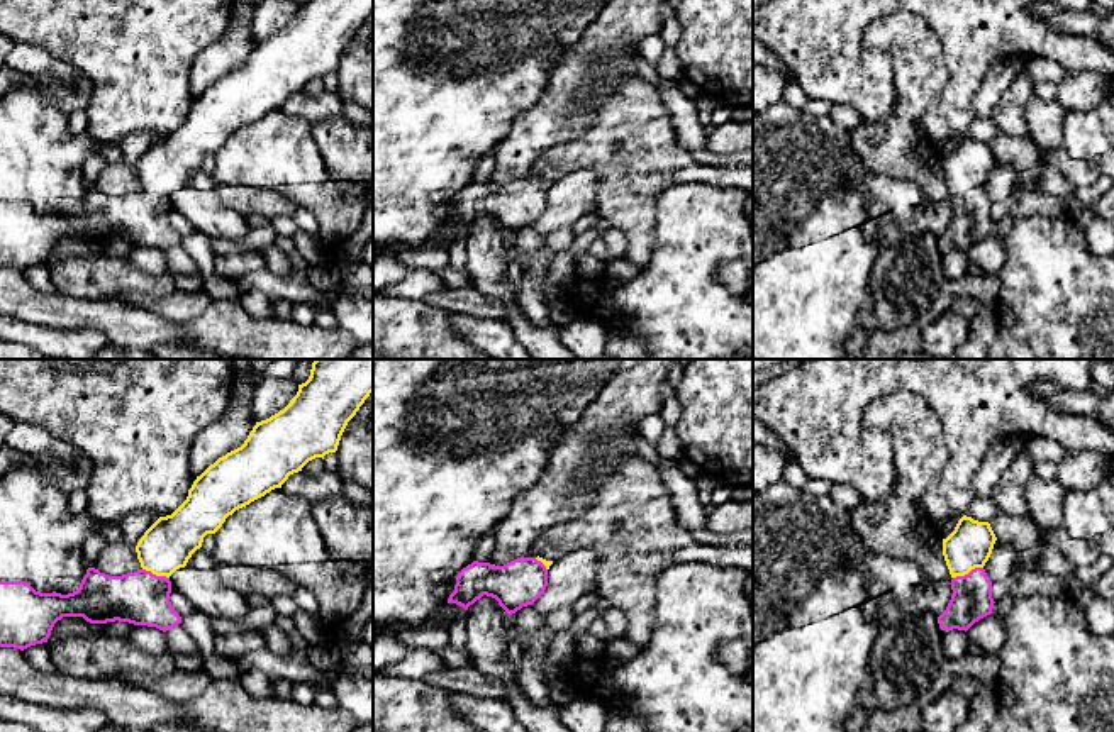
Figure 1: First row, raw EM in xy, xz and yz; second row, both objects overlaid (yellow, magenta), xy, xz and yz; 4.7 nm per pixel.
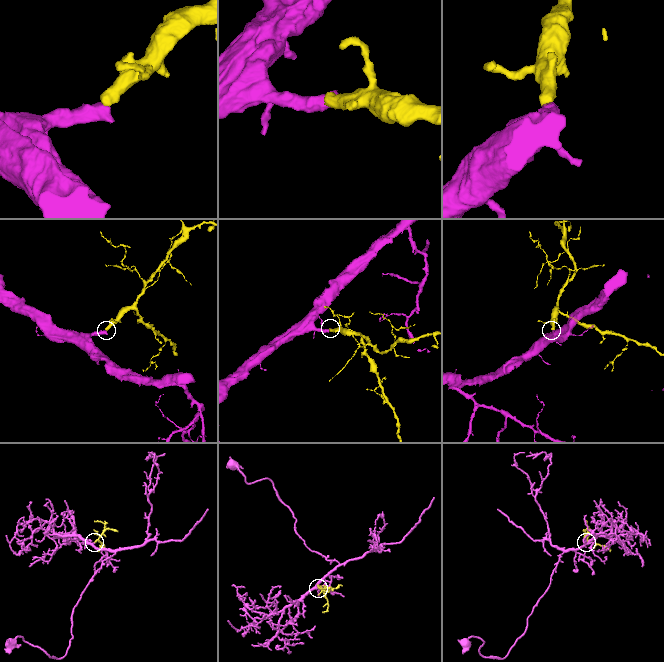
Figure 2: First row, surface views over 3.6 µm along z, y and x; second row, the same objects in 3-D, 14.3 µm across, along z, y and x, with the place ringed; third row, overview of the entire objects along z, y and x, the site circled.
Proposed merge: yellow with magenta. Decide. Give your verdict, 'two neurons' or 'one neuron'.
one neuron

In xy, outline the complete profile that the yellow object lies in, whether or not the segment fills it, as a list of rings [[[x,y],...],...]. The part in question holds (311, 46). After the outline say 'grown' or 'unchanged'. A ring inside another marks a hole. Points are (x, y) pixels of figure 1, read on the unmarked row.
[[[307,0],[298,5],[290,24],[266,41],[256,42],[244,64],[210,85],[188,110],[187,120],[166,137],[159,137],[136,166],[141,190],[109,197],[88,188],[73,214],[41,214],[25,202],[0,202],[0,268],[27,269],[47,263],[63,237],[83,237],[90,244],[129,242],[156,247],[163,252],[181,244],[170,222],[170,197],[185,188],[202,168],[207,154],[215,154],[236,130],[265,117],[290,95],[329,73],[336,73],[348,42],[373,12],[373,0]]] | grown

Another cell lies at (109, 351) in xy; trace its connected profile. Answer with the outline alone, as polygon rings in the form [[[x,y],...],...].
[[[107,342],[107,346],[90,359],[159,359],[151,351],[122,349]]]

